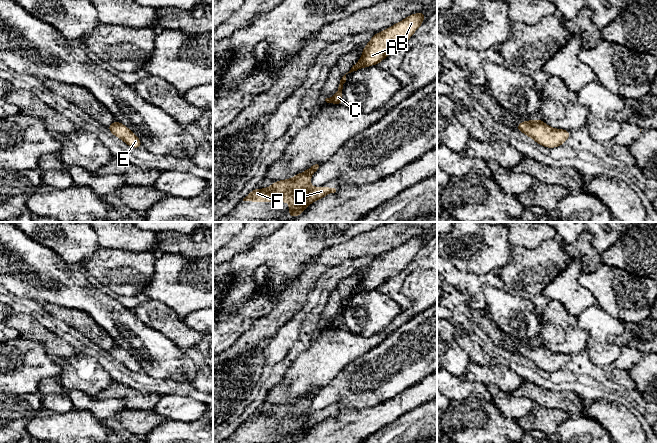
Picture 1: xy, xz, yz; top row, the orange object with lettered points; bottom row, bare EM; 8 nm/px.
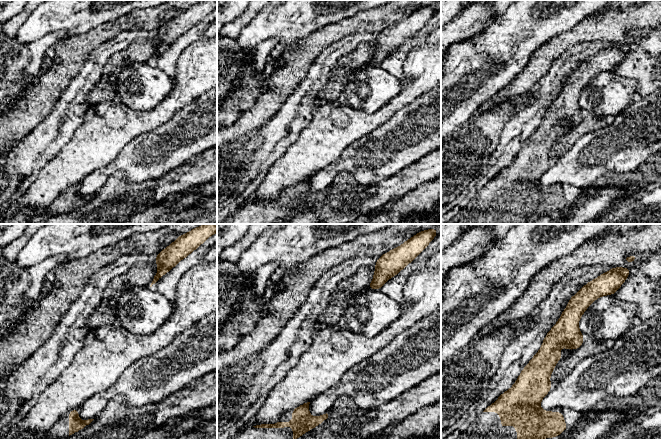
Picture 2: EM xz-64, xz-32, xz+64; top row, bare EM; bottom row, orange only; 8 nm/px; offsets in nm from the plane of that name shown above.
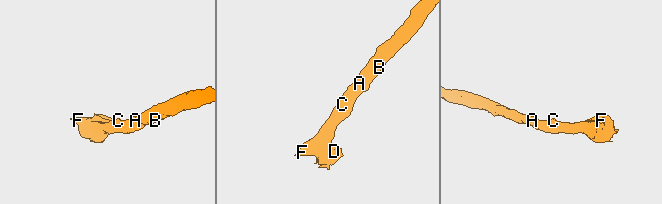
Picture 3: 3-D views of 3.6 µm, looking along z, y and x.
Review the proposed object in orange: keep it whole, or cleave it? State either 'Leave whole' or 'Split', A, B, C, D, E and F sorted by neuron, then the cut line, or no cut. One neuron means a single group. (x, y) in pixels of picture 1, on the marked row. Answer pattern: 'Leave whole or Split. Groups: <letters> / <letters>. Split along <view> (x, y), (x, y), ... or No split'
Leave whole. Groups: A B C D E F. No split

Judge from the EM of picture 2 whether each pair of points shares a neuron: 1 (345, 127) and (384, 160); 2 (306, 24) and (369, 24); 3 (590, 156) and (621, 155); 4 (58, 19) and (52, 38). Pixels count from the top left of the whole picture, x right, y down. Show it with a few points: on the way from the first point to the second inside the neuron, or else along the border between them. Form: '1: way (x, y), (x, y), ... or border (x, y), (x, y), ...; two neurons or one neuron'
1: border (379, 127), (370, 130), (351, 142), (341, 154); two neurons
2: border (351, 16), (330, 23), (308, 35); two neurons
3: way (598, 155), (613, 155); one neuron
4: border (64, 33), (46, 33), (32, 42); two neurons

